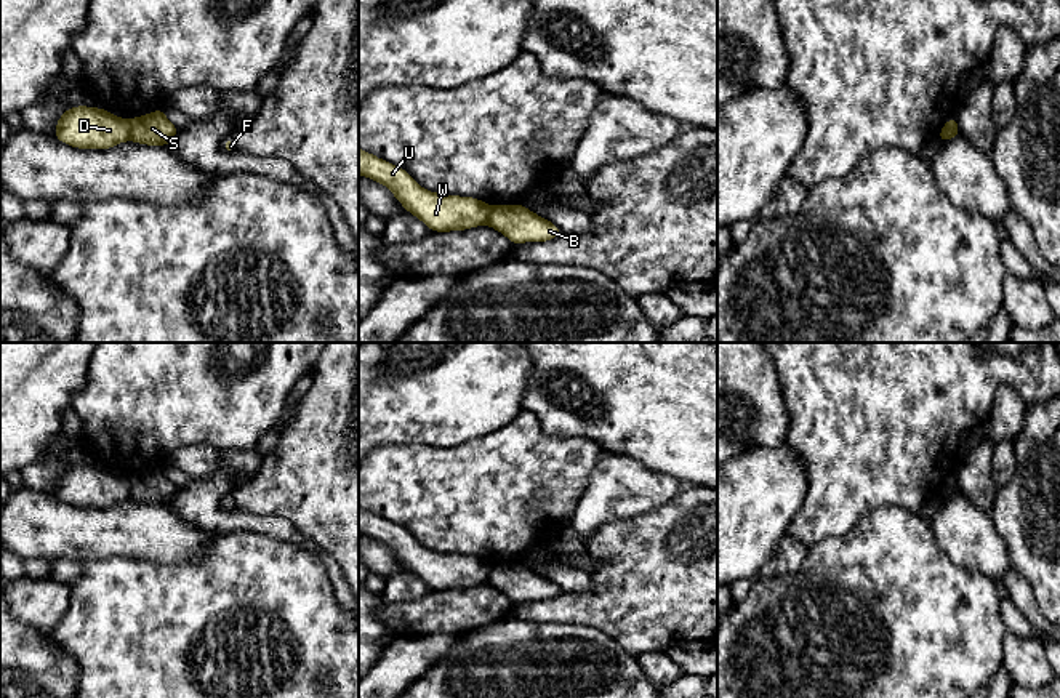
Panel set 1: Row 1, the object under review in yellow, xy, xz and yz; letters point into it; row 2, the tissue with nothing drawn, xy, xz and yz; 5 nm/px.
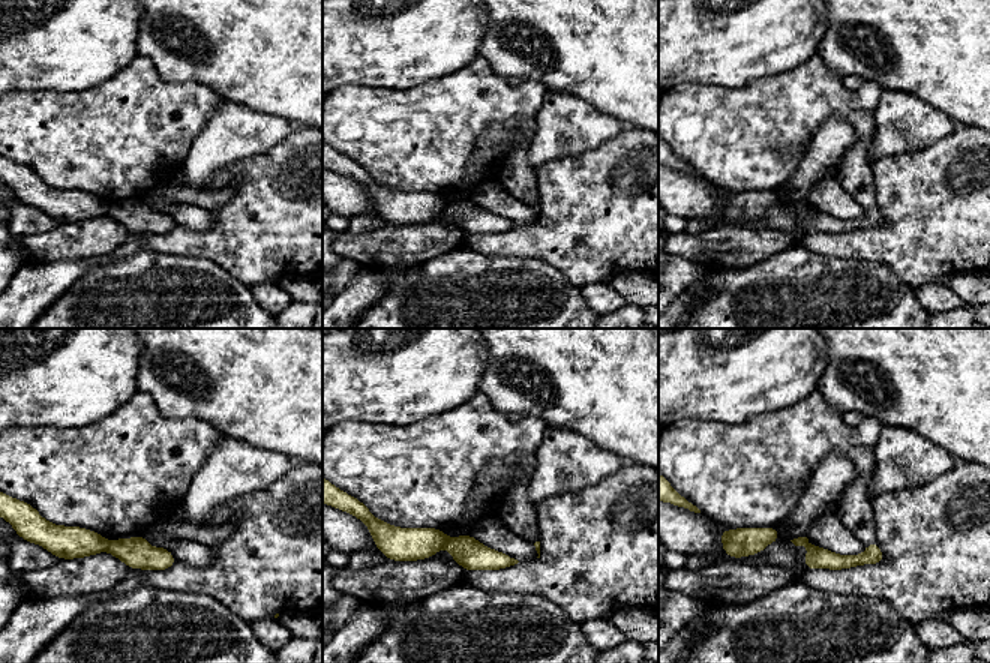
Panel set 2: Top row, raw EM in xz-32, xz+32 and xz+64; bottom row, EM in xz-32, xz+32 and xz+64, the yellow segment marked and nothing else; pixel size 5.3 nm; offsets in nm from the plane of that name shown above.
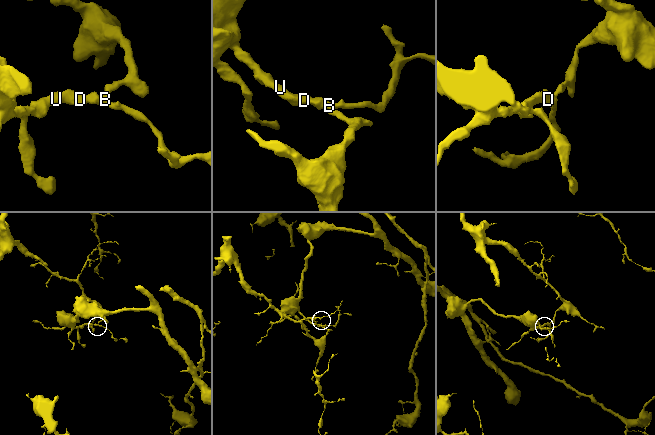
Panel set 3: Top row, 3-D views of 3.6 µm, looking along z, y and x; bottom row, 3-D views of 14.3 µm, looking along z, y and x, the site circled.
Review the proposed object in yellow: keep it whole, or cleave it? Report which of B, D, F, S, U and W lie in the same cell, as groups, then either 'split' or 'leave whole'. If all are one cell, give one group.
B F S / D U W; split

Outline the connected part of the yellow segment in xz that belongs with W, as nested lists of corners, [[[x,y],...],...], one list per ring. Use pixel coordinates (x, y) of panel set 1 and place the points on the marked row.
[[[359,147],[359,174],[392,191],[407,213],[421,219],[432,232],[472,229],[488,224],[492,208],[474,197],[444,195],[423,189],[404,168]]]

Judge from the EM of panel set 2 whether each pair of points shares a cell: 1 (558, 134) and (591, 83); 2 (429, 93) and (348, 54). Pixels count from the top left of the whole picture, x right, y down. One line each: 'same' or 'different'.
1: different
2: different

